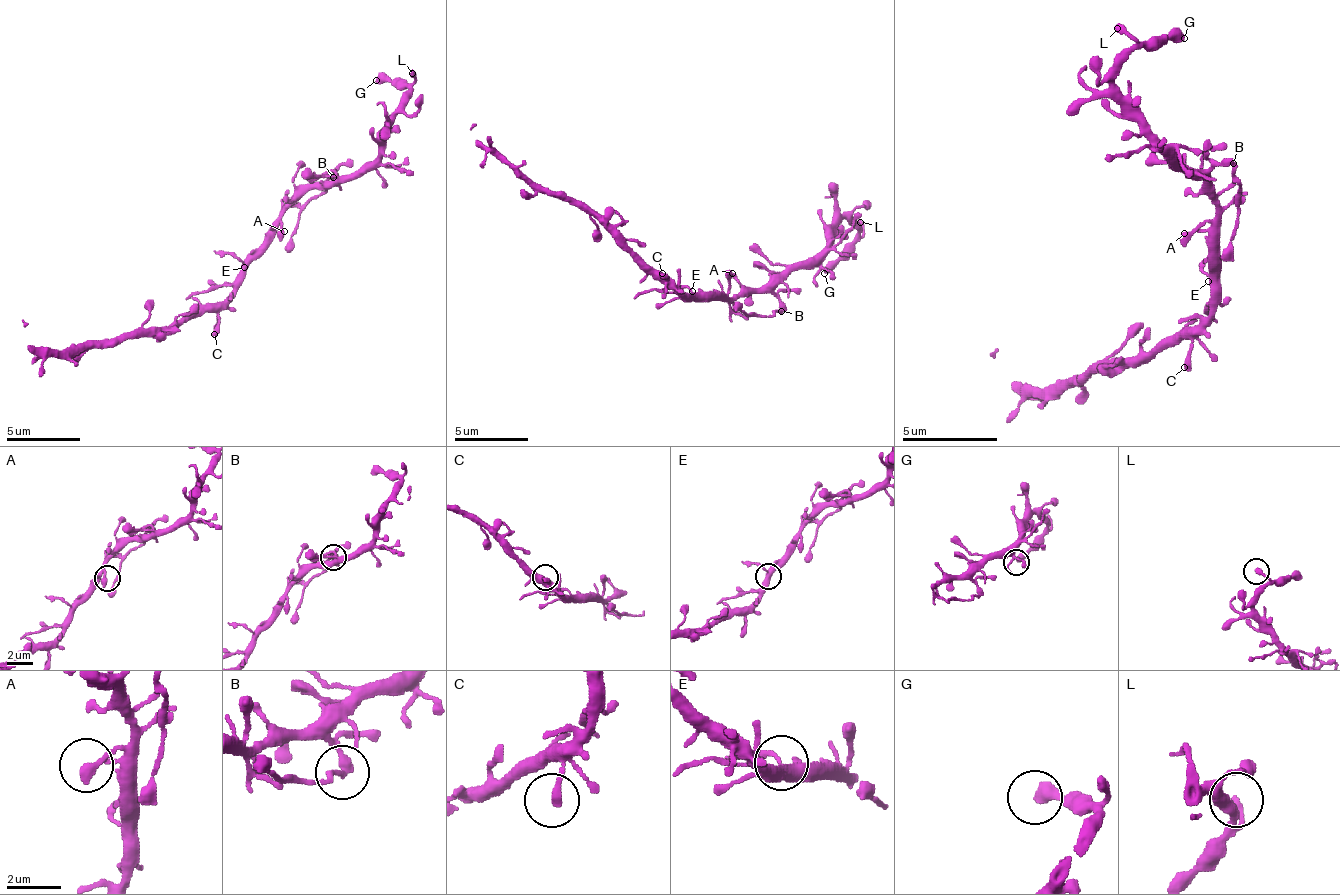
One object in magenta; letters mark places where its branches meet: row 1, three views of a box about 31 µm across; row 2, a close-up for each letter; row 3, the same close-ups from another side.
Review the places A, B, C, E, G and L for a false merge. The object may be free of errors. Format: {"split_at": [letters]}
{"split_at": ["B"]}

